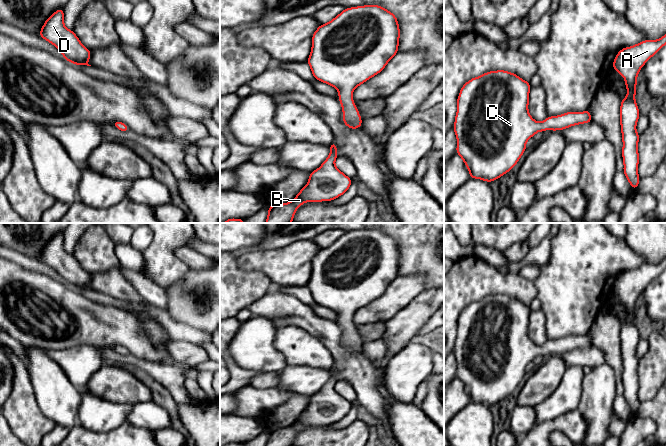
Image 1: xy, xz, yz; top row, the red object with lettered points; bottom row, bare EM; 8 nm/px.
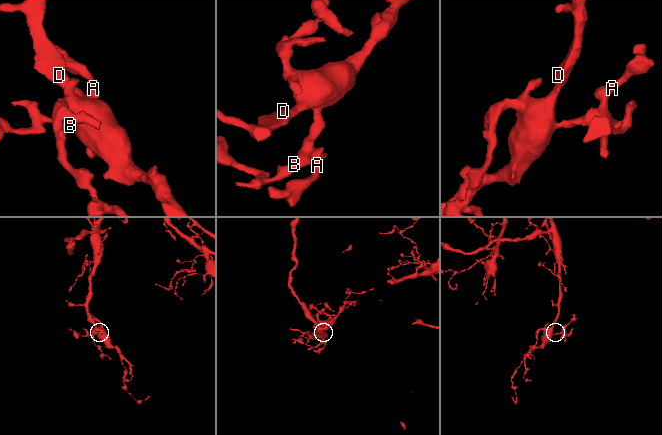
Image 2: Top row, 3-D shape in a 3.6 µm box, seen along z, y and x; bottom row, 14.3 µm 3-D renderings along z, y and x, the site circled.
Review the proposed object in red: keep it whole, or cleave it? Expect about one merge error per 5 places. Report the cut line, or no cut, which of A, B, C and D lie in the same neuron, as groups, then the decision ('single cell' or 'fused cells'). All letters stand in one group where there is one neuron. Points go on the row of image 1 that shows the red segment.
cut none; groups A B C D; single cell

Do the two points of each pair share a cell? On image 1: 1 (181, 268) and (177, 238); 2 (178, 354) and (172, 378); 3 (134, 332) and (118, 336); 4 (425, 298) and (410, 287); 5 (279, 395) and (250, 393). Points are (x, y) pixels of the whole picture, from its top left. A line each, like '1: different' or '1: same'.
1: same
2: different
3: same
4: different
5: same

